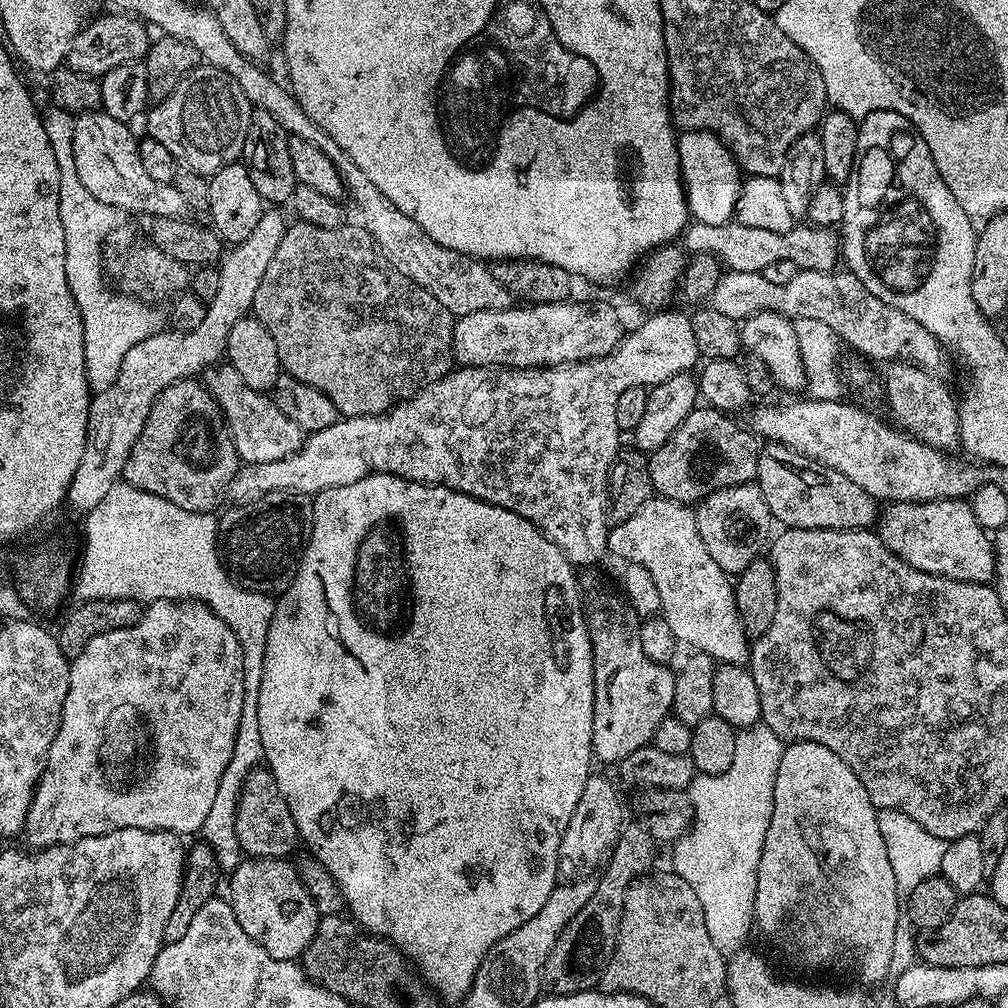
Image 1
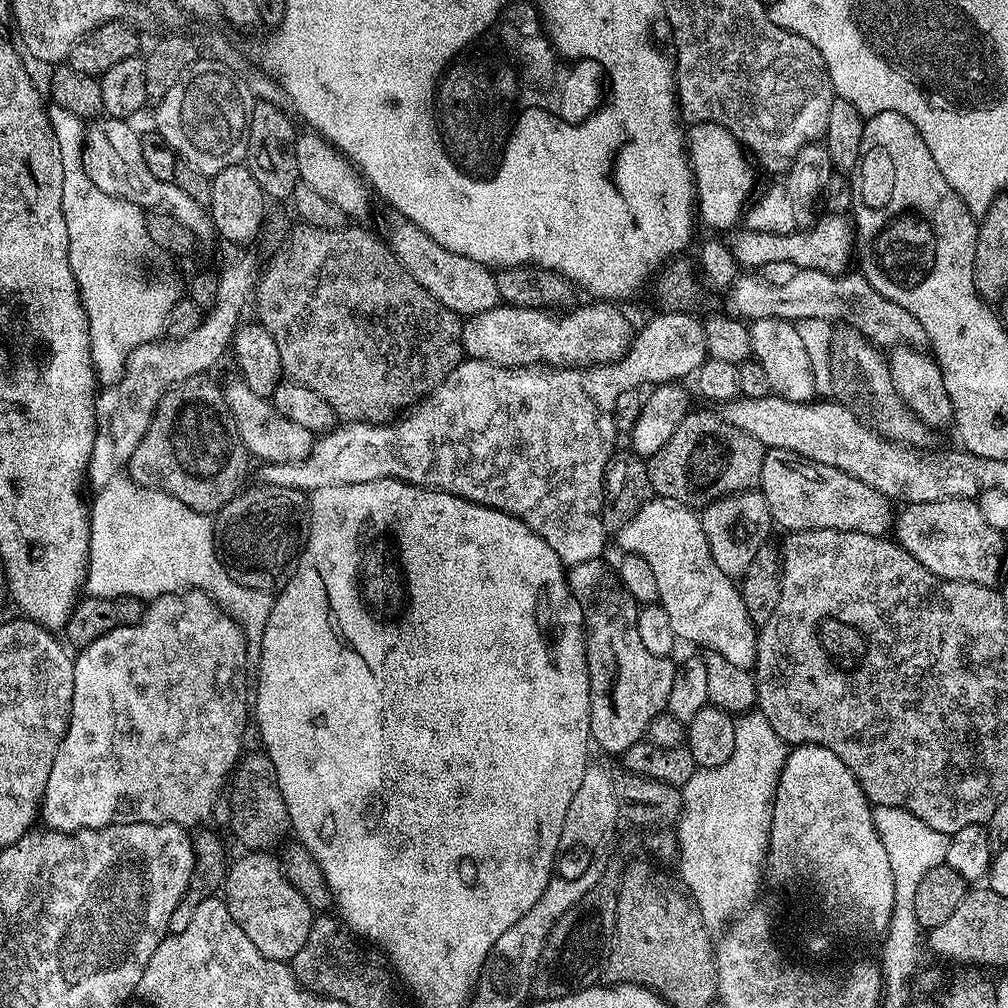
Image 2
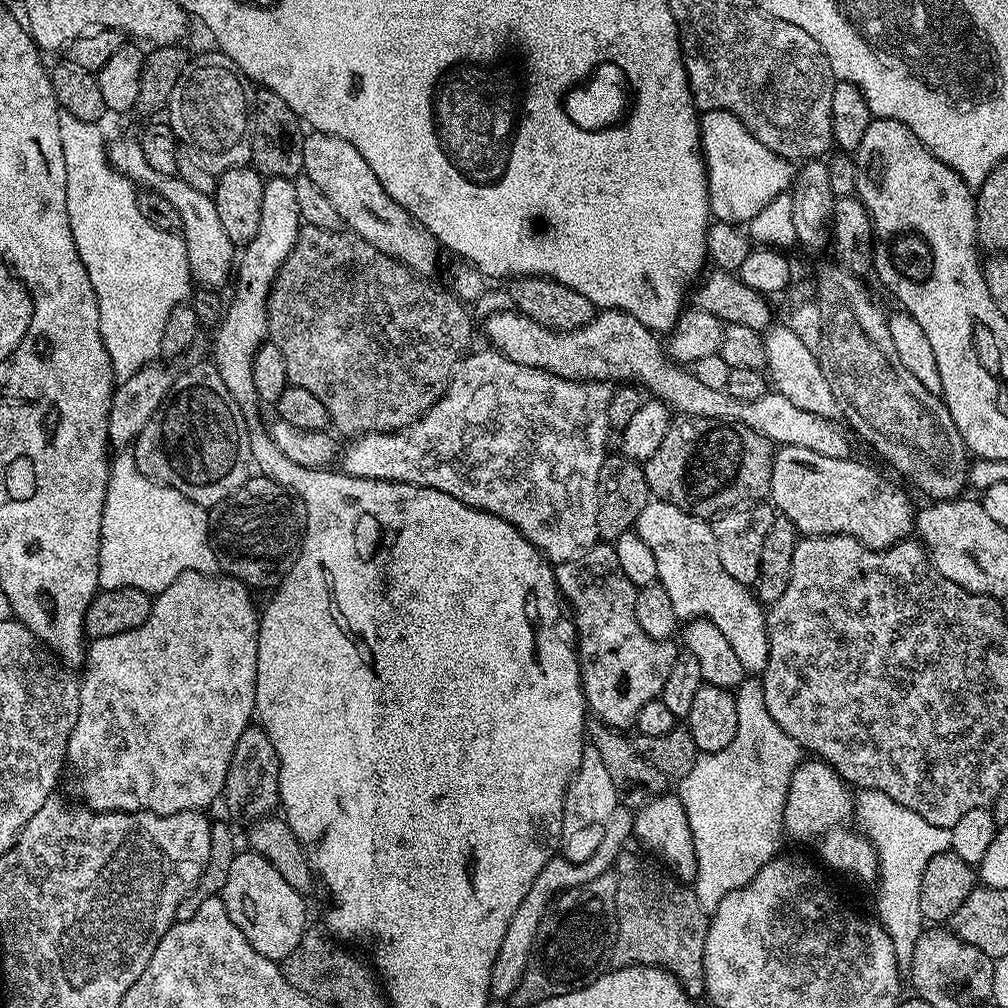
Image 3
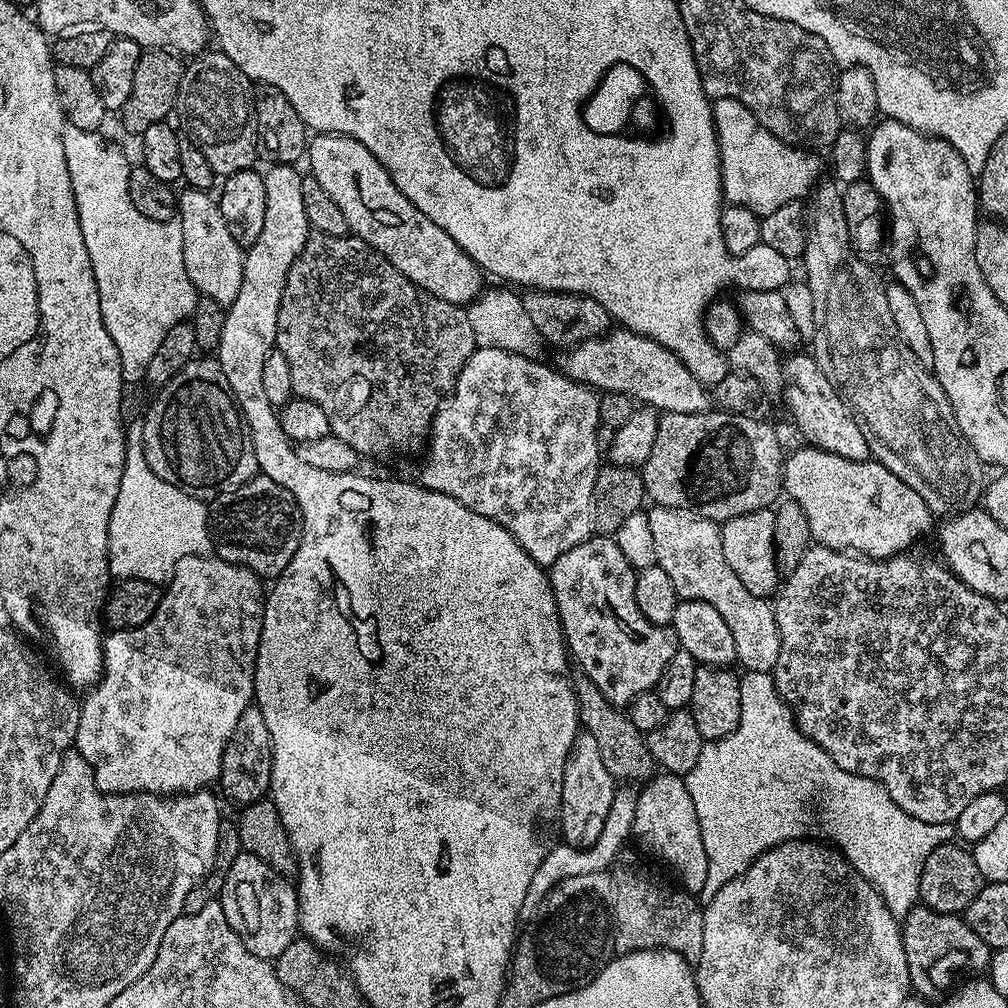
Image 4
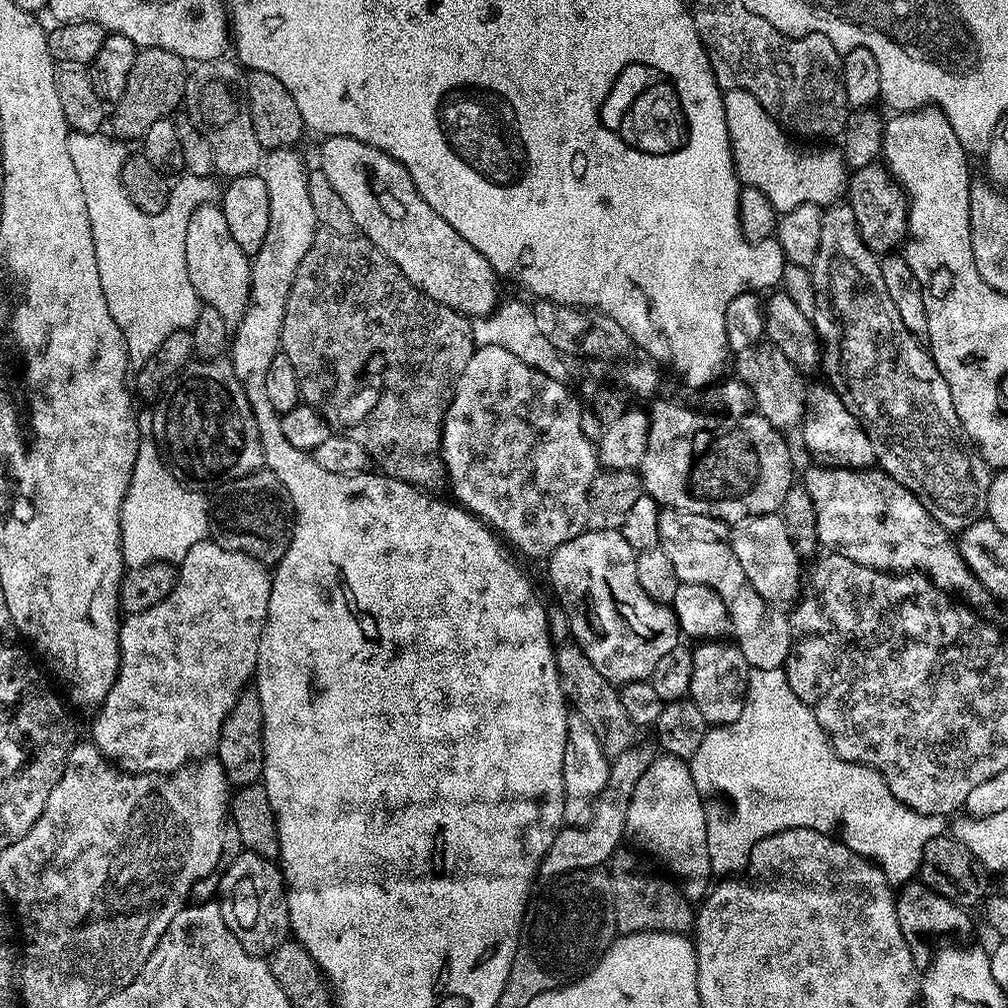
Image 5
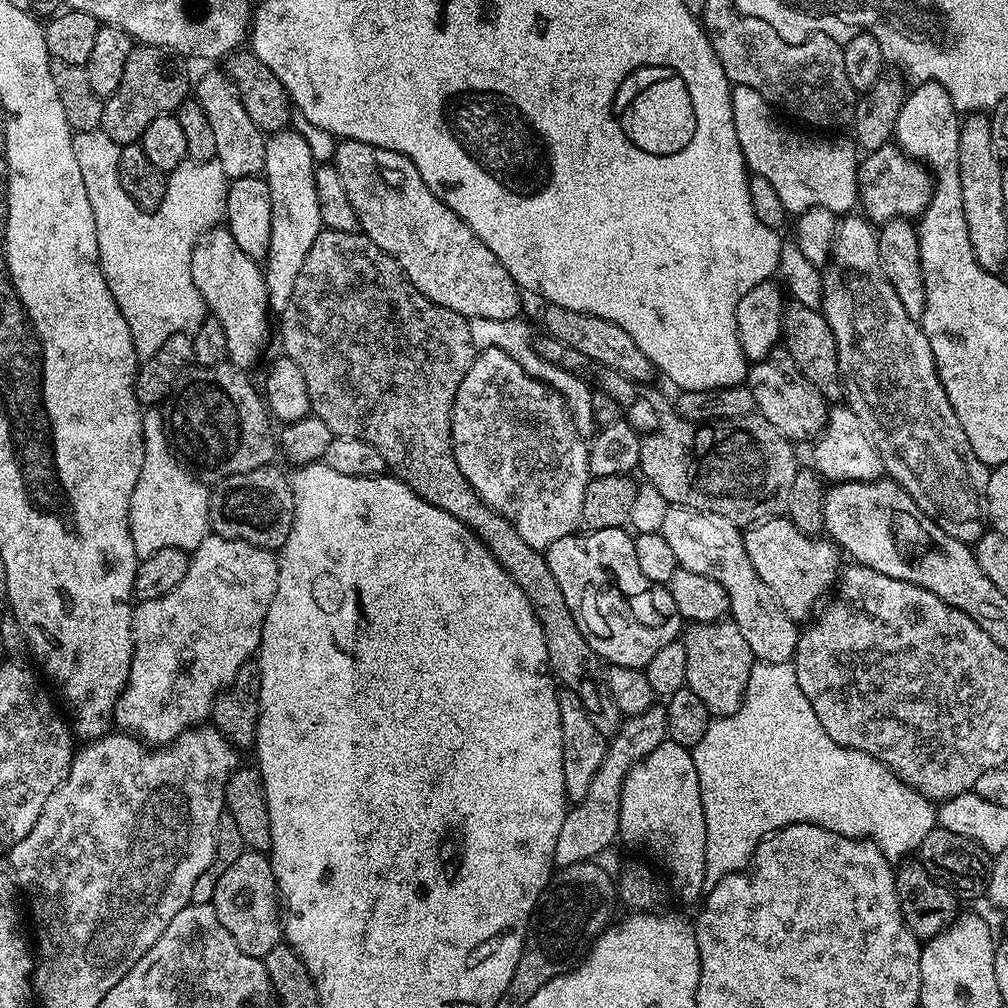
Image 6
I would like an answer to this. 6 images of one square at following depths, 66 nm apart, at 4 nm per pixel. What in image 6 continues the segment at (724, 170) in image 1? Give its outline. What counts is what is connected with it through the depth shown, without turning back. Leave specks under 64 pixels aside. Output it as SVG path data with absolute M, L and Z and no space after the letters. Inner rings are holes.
M741 84L732 89L732 105L734 106L734 128L738 130L738 146L742 146L744 160L752 176L766 178L774 190L778 190L778 198L782 198L785 213L799 214L811 208L825 208L837 214L848 214L857 207L858 193L858 148L851 139L848 140L807 140L788 128L783 128L772 117L773 105L768 103L758 90L747 88Z

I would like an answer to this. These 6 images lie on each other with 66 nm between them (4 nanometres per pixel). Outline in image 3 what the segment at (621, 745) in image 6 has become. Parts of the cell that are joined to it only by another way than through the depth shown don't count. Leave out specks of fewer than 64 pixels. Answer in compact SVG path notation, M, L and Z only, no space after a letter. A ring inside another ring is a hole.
M618 806L614 814L610 814L610 822L606 822L606 834L602 834L602 842L598 850L594 850L594 854L590 854L586 862L575 864L564 859L563 855L557 854L550 862L546 862L546 866L542 866L542 874L534 878L534 886L530 886L526 898L522 898L522 906L514 910L514 918L510 918L510 926L506 926L506 934L502 938L502 946L498 946L498 958L494 958L494 966L490 974L490 990L495 999L507 1001L516 993L516 987L522 982L522 974L528 969L528 959L532 953L532 945L536 942L538 926L548 913L548 909L552 907L553 900L567 888L582 886L615 865L616 856L625 851L627 844L624 843L628 839L630 841L633 839L633 819L633 809Z

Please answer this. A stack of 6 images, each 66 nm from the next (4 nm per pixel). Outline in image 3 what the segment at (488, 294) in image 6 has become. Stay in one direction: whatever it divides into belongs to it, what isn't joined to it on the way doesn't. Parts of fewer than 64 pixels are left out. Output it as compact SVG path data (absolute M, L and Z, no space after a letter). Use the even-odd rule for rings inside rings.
M315 130L309 131L302 146L303 175L308 176L334 202L334 210L338 210L341 221L357 236L362 237L370 246L382 250L390 258L400 261L421 277L431 277L436 268L436 251L438 245L435 238L419 224L413 216L378 182L374 170L366 163L366 158L346 142L346 138L338 138L334 134L326 134Z

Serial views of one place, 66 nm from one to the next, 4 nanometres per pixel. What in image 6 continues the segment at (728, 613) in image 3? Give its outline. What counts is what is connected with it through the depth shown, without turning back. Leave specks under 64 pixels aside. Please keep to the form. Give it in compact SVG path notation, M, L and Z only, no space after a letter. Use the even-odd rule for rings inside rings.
M669 507L662 533L670 549L674 552L677 565L694 574L702 574L706 578L714 578L718 586L722 586L728 595L728 606L731 619L735 620L742 630L746 642L750 642L753 657L762 664L787 664L796 655L796 643L800 641L797 621L791 620L782 610L782 606L770 594L766 582L758 578L758 570L750 562L750 554L746 554L744 532L730 518L722 518L722 514L700 512L696 508Z

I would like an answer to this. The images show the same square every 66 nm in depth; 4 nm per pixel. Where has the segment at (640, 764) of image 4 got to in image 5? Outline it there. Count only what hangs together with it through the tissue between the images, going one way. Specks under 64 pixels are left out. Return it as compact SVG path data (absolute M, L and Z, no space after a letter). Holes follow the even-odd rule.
M559 606L548 608L548 629L556 643L556 665L560 675L560 685L571 711L585 719L590 725L590 730L594 730L605 756L609 758L621 756L637 743L638 729L634 722L630 722L630 714L626 714L626 709L622 706L617 685L602 678L602 674L598 674L598 670L590 666L590 658L586 658L586 654L582 654L575 640L570 638L572 631L563 608Z

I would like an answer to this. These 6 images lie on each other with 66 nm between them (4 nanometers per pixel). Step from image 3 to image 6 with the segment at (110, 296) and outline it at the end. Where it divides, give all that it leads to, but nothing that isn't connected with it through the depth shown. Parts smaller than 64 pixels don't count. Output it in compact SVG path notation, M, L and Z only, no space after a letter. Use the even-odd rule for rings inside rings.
M103 130L77 132L72 137L74 158L78 158L78 170L82 170L82 182L86 186L86 198L90 198L90 210L94 210L94 226L98 234L100 268L106 282L130 326L130 338L134 338L137 361L144 361L160 349L166 338L183 332L191 334L204 321L206 309L204 299L194 286L192 277L192 252L202 237L211 232L225 219L226 198L230 177L222 170L219 160L184 160L174 171L167 173L166 198L162 198L159 212L144 212L122 190L118 182L118 154L121 145L116 144Z

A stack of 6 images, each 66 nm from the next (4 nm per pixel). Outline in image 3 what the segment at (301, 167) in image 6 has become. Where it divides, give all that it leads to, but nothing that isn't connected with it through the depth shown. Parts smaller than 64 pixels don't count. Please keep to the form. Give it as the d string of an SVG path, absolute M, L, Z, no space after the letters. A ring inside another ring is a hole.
M273 176L271 178L265 179L264 182L264 193L262 194L262 215L260 221L258 221L258 234L254 234L254 238L250 238L250 242L243 245L242 251L238 256L238 263L234 268L234 284L236 280L236 289L232 292L232 301L229 299L227 301L224 317L221 318L219 324L216 325L214 329L214 335L216 335L216 341L212 344L212 356L210 356L211 363L216 365L218 370L218 375L222 378L222 382L226 382L226 390L230 390L230 398L238 406L238 410L244 416L244 424L248 428L248 437L250 438L250 450L252 453L256 454L260 452L260 444L267 445L270 440L269 433L266 431L266 424L260 421L260 408L262 409L262 401L258 398L258 390L254 388L254 354L257 352L264 343L269 339L268 334L268 295L272 293L272 285L276 282L276 275L278 270L282 266L282 262L286 262L286 258L290 258L290 250L294 250L294 242L298 238L300 229L302 227L302 221L300 218L300 211L298 210L298 198L294 191L294 183L287 176Z

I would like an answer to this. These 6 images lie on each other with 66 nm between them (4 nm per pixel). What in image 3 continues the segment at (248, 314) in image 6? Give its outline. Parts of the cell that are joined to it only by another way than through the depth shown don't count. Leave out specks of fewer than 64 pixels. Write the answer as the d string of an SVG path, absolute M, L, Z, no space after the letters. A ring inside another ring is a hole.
M139 139L116 140L107 145L108 158L112 161L112 167L117 172L121 172L127 180L131 180L133 185L144 190L151 190L166 198L174 210L178 210L180 215L180 228L184 238L184 245L188 247L188 261L192 271L193 281L197 285L208 290L223 289L223 284L229 283L234 272L234 261L238 252L226 238L226 230L222 230L222 222L218 218L216 201L212 196L202 194L202 190L194 190L194 186L186 186L186 182L179 176L163 176L158 174L158 170L153 170L150 162L142 158Z

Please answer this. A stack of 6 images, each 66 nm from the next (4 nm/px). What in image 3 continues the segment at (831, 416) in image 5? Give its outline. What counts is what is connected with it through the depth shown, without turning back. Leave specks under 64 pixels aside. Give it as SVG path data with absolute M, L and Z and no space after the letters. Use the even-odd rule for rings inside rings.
M776 322L763 333L764 363L766 375L774 385L775 391L781 392L798 410L810 410L819 416L835 417L838 405L834 398L834 390L830 390L830 382L820 365L819 355L808 344L798 339L798 334L789 328L787 323Z

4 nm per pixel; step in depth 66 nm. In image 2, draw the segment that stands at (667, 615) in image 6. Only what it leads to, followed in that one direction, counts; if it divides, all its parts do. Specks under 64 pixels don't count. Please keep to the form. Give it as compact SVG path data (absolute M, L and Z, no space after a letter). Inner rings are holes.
M603 559L591 560L590 562L582 562L581 564L571 565L570 571L567 573L568 589L575 596L576 600L582 606L584 611L584 631L586 633L586 643L588 646L588 673L590 674L590 730L592 731L592 740L600 748L605 748L608 752L623 752L630 746L634 746L634 742L645 739L648 726L652 719L658 713L665 711L668 707L668 699L670 698L670 686L674 686L674 674L676 673L677 661L671 655L659 656L652 654L642 644L641 635L638 634L638 602L631 596L624 585L620 583L620 577L615 571L612 572L604 565Z

